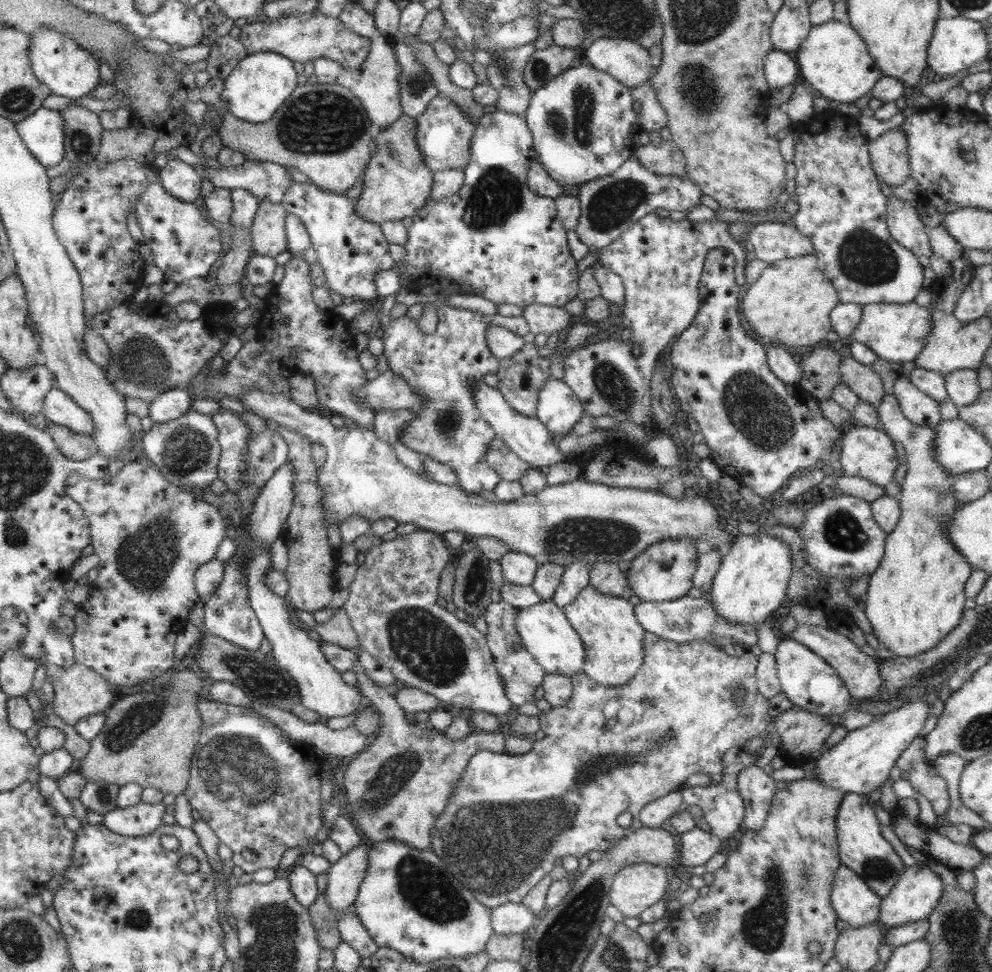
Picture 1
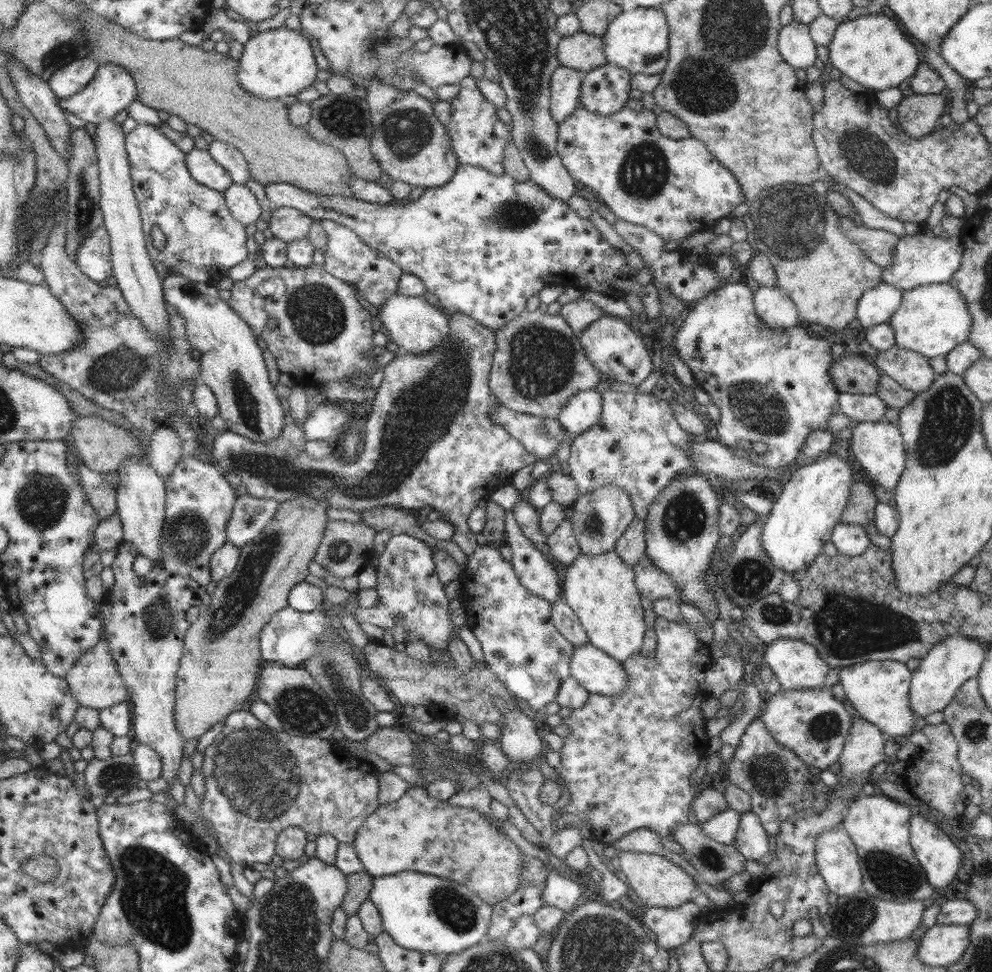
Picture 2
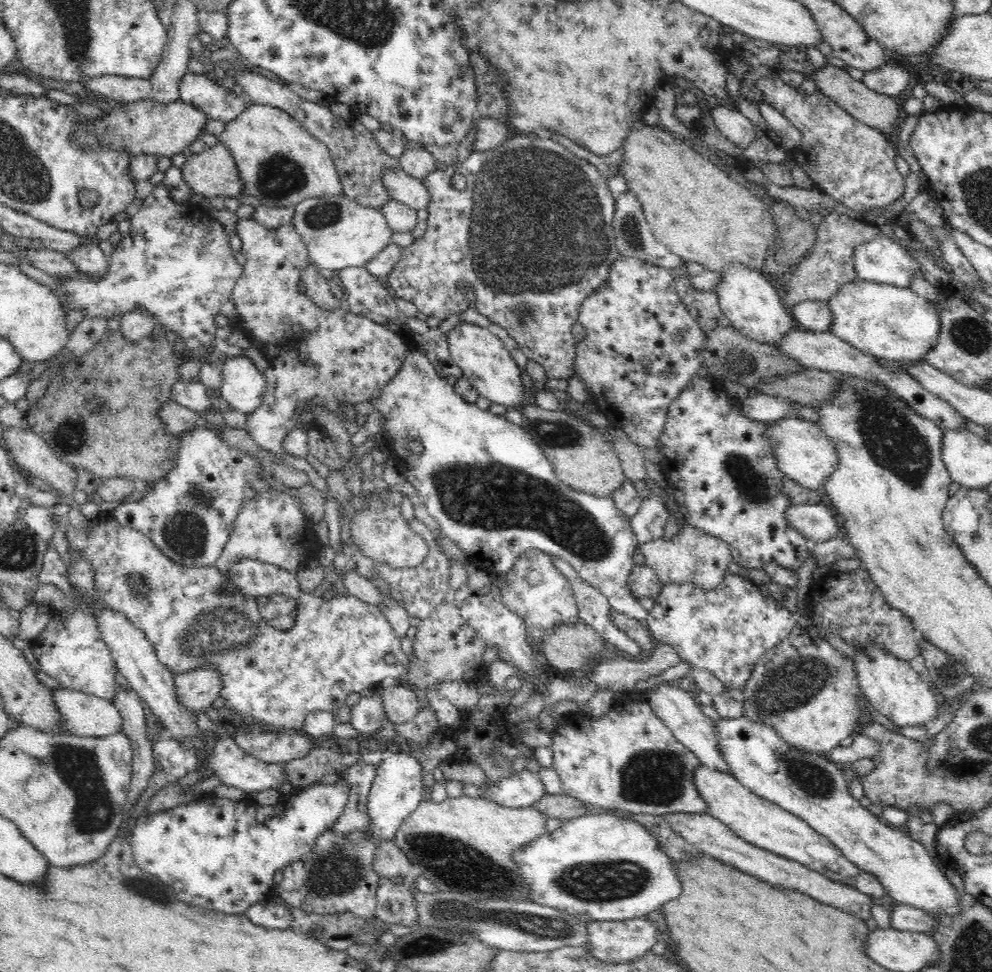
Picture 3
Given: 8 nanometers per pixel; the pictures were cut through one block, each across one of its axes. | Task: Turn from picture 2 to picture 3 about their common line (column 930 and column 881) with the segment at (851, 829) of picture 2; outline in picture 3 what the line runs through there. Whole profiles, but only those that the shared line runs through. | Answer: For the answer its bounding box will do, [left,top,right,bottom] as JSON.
[693,765,885,897]

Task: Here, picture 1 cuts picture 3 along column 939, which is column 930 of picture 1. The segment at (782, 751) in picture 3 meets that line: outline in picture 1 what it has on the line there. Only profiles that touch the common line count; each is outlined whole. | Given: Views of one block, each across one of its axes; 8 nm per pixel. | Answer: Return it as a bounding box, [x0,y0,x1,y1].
[878,865,942,927]

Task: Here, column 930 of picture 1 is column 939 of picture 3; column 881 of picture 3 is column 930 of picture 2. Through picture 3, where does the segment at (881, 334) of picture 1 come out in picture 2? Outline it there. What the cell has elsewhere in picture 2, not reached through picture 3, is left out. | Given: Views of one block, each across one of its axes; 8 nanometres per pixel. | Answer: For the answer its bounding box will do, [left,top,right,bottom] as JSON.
[889,282,972,357]

